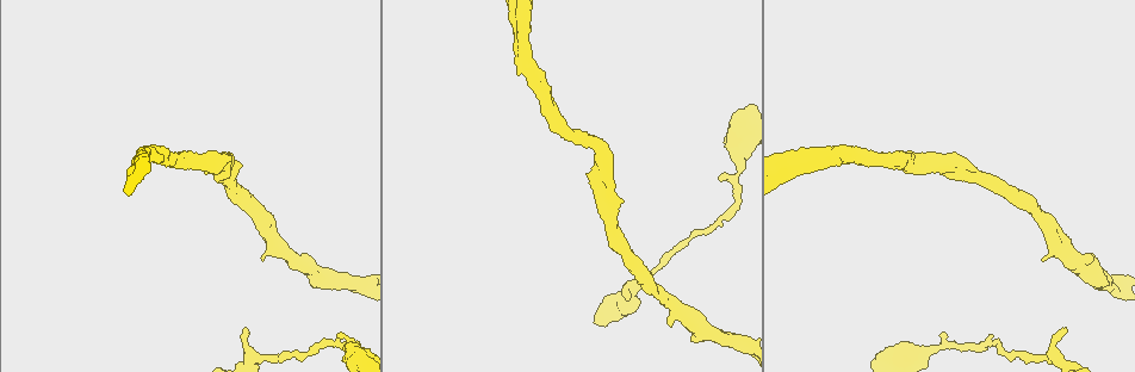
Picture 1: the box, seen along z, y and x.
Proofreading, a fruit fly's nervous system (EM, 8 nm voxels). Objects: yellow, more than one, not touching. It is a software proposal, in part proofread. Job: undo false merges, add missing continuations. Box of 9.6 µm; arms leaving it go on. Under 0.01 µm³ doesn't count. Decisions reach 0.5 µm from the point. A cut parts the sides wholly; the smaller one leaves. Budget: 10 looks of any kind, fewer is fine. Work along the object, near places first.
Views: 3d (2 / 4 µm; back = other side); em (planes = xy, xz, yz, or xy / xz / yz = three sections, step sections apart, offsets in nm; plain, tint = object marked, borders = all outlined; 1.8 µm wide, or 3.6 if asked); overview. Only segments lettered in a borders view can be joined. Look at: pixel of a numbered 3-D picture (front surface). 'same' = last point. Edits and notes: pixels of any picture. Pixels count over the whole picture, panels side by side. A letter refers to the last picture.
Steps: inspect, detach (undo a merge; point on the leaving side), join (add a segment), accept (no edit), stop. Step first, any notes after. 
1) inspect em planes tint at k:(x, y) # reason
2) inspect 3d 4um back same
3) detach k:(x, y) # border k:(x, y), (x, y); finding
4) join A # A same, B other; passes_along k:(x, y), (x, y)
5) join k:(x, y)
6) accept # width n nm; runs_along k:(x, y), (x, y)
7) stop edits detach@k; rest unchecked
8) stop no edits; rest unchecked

inspect 3d 2um at 1:(262, 260) # free end

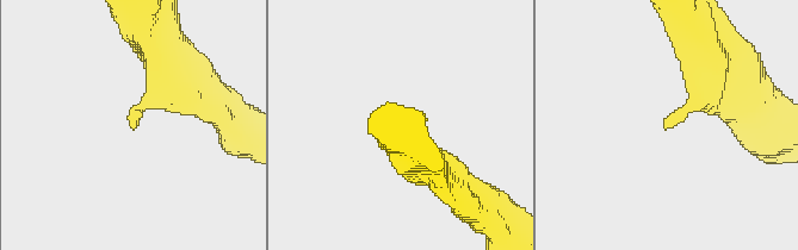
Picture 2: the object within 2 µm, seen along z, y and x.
inspect em xy step 16 borders at 2:(667, 124) # now the EM

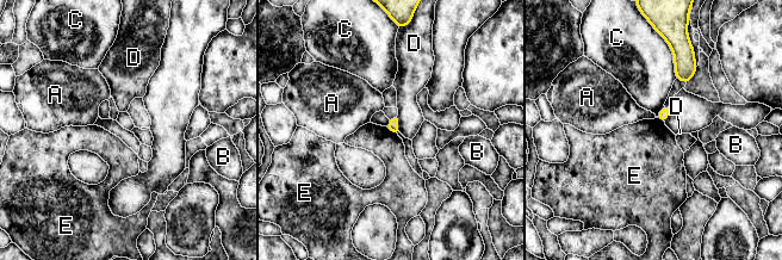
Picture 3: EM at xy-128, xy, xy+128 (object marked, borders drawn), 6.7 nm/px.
accept # A other, B other, C other, D other, E other; border 3:(388, 128), (396, 132); no lettered segment goes on from it

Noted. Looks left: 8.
inspect 3d 2um at 1:(628, 299) # branch stops here

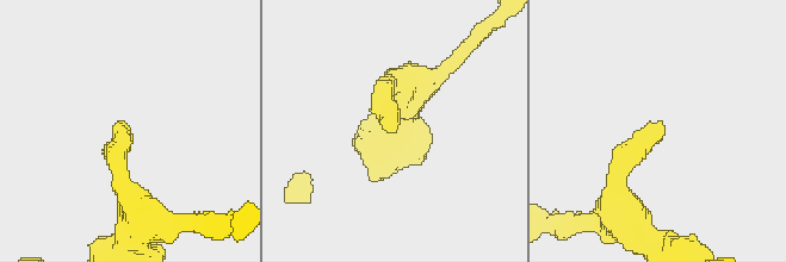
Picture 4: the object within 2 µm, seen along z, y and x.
inspect em xz step 16 tint at 4:(664, 127)

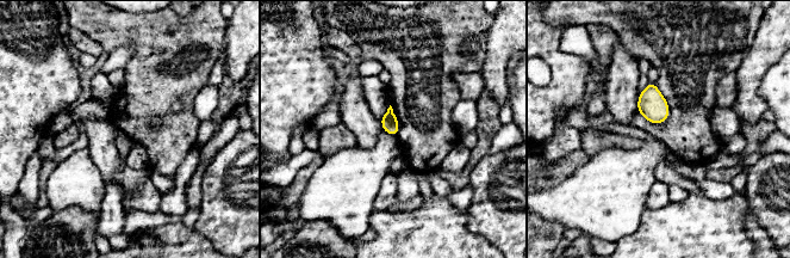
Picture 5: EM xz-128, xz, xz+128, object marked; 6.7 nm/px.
inspect em xy step 16 borders same

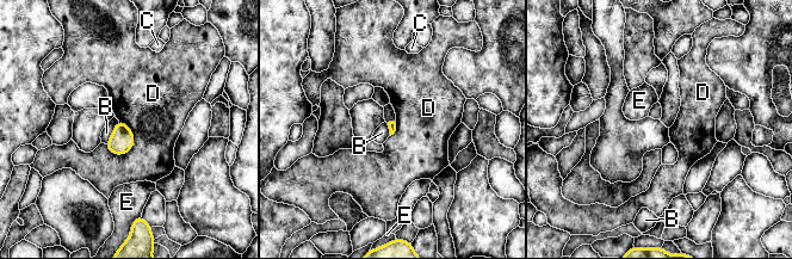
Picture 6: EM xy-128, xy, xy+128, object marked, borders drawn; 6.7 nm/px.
accept # B other, C other, D other, E other; border 6:(118, 121), (111, 137), (105, 143); no lettered segment goes on from it

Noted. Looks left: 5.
inspect em xz step 16 borders at 1:(718, 177) # branch stops here

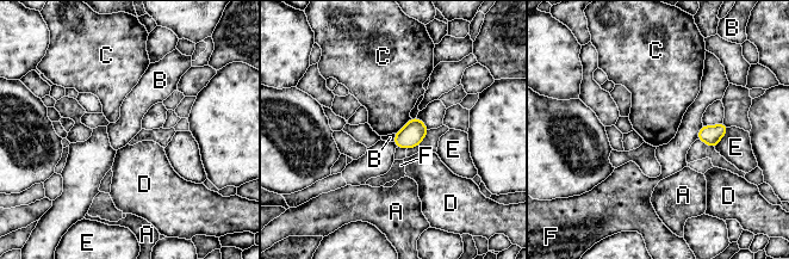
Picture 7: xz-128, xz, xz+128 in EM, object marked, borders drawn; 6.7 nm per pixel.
accept # A other, B other, C other, D other, E other, F other; border 7:(416, 116), (411, 118); none of them fits

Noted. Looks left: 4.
inspect 3d 2um at 1:(232, 179)

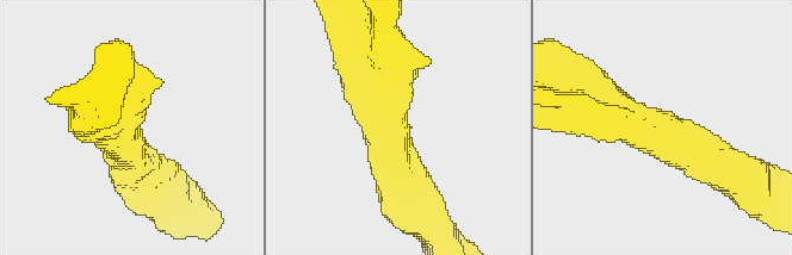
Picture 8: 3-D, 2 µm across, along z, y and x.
inspect em xy step 16 tint at 8:(631, 122)

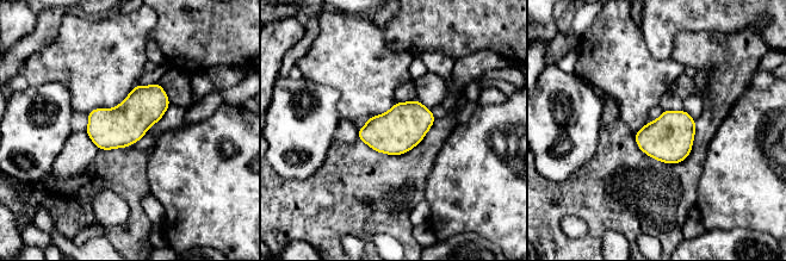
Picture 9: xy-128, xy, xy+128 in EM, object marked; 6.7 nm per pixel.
inspect em planes borders same # cut it another way

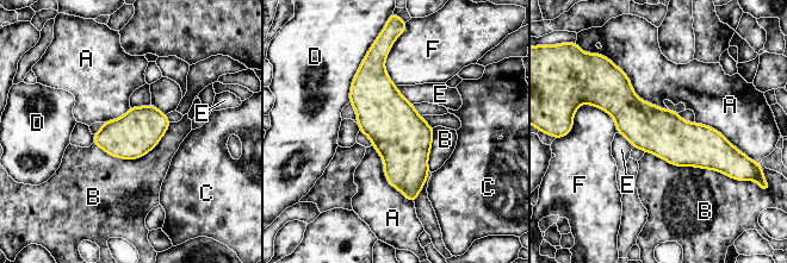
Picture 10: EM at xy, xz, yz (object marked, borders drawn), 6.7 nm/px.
accept # A other, B other, C other, D other, E other, F other; one neuron here

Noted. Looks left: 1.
stop no edits; rest unchecked

